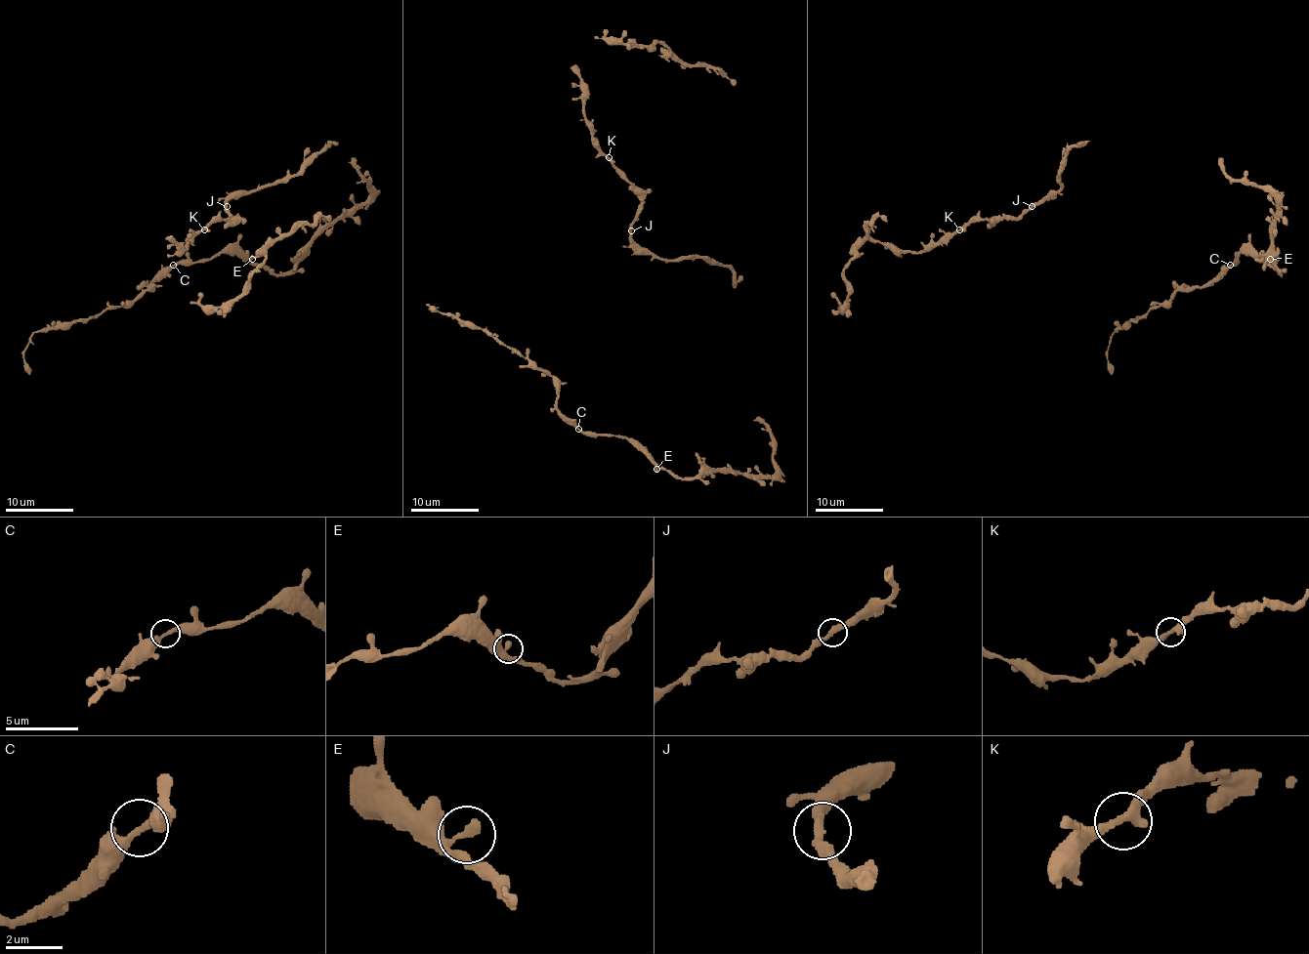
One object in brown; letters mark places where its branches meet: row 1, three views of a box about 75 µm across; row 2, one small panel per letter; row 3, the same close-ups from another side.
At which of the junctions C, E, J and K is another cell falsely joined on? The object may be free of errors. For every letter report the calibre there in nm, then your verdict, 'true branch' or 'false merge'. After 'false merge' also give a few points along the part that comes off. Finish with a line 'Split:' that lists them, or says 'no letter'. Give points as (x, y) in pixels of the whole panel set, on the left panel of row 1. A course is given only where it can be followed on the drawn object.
C: 240 nm | true branch
E: 280 nm | true branch
J: 320 nm | true branch
K: 320 nm | true branch
Split: no letter

